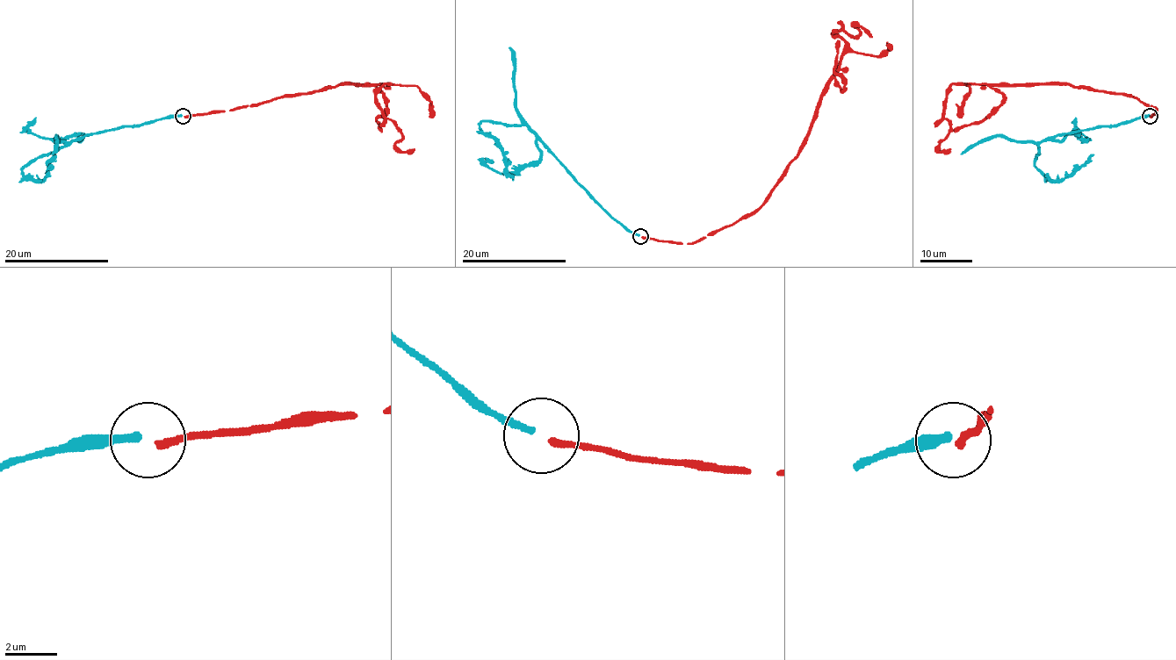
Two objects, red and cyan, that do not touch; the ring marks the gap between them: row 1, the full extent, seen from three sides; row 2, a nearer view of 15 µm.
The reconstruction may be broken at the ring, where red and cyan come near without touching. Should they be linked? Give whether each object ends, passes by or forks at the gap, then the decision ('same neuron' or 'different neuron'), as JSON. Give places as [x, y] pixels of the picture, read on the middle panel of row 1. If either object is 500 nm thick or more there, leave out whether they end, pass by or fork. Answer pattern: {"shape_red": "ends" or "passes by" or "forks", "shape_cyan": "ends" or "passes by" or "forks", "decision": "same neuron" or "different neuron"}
{"shape_red": "ends", "shape_cyan": "ends", "decision": "different neuron"}

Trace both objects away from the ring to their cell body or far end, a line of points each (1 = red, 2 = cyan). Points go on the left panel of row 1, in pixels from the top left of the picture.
1: (183, 117), (340, 84), (388, 84), (376, 104), (402, 137), (395, 147), (414, 149)
2: (181, 117), (88, 133), (32, 160), (21, 172), (40, 180), (55, 154)

